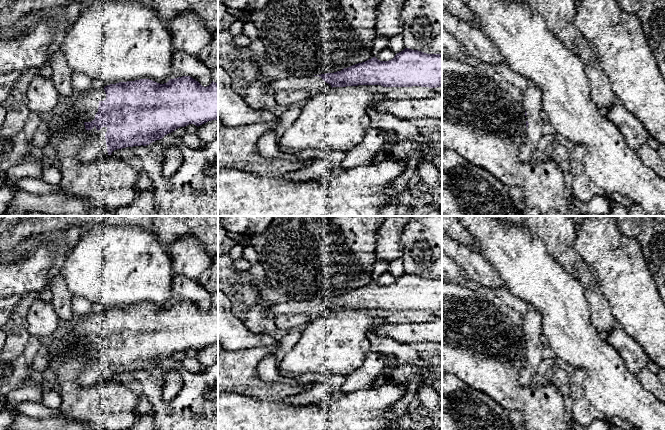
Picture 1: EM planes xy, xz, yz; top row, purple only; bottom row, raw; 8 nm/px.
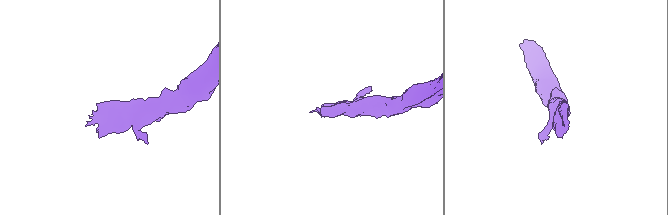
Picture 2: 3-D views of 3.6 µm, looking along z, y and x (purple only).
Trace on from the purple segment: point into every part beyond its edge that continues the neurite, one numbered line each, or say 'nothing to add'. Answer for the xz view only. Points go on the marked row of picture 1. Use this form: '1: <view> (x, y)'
1: xz (314, 85)

